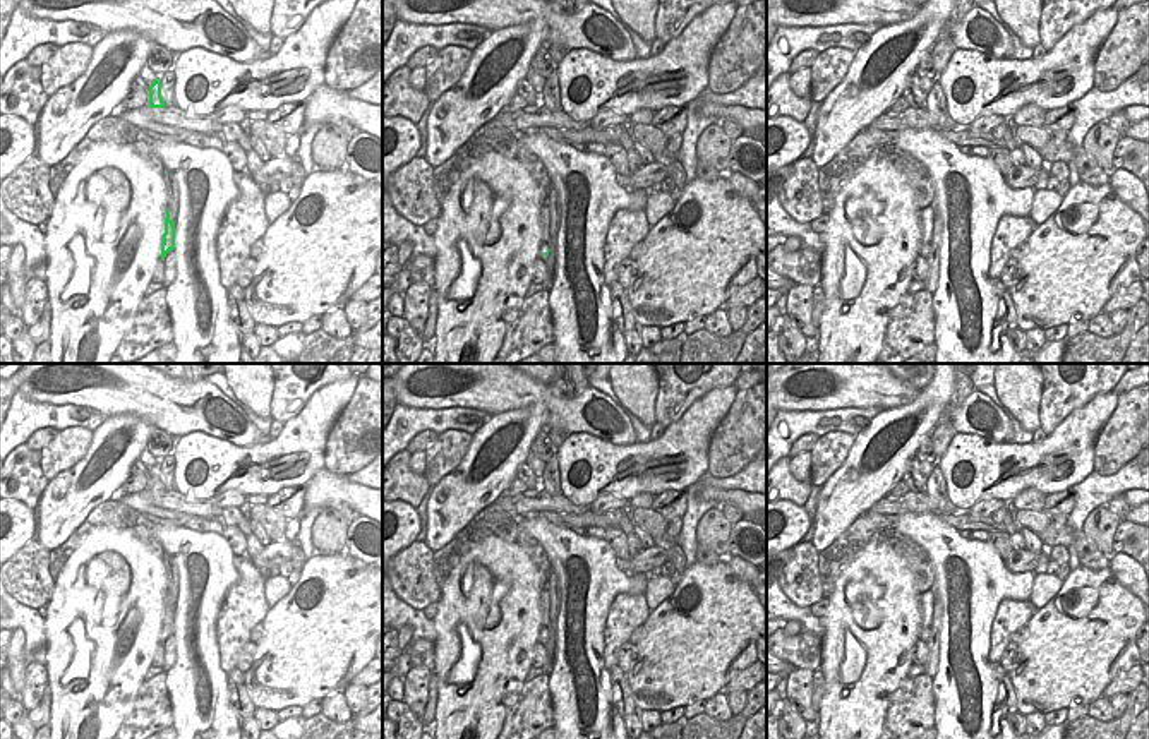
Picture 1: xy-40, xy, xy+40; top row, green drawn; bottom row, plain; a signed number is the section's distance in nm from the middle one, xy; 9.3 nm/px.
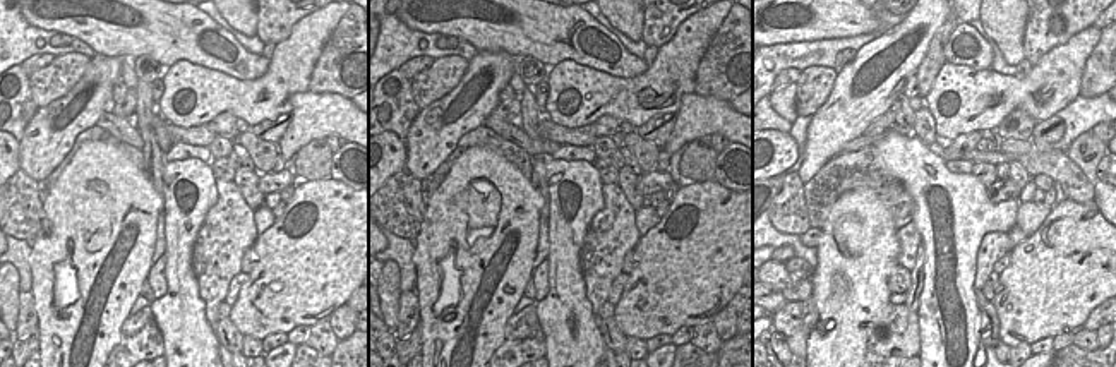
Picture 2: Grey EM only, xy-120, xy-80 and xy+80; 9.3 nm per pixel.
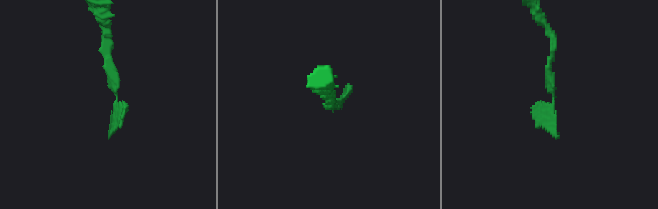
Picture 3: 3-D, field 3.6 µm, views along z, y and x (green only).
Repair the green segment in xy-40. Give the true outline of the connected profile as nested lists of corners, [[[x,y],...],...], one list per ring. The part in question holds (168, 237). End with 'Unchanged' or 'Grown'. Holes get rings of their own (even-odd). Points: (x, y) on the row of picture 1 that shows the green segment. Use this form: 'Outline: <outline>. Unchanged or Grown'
Outline: [[[163,171],[163,178],[168,189],[168,209],[165,218],[165,233],[163,233],[163,243],[161,243],[161,261],[166,257],[170,250],[175,249],[175,221],[178,216],[178,187],[175,178]]]. Grown.

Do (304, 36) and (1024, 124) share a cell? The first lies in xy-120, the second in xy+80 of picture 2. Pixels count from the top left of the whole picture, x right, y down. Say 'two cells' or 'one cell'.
two cells

